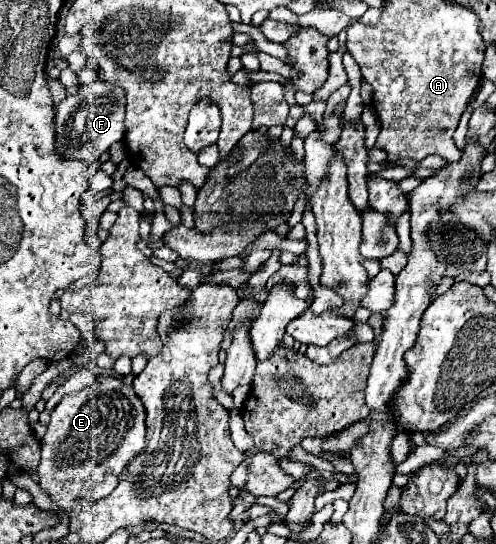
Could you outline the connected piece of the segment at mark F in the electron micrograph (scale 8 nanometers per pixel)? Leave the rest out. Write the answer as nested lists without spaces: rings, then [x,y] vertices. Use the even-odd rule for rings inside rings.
[[[100,80],[82,86],[78,96],[66,96],[56,106],[54,114],[56,154],[64,160],[66,158],[78,158],[84,162],[98,160],[102,152],[106,152],[114,142],[120,142],[124,138],[124,106],[126,98],[122,90],[116,90],[114,86],[104,84]]]

